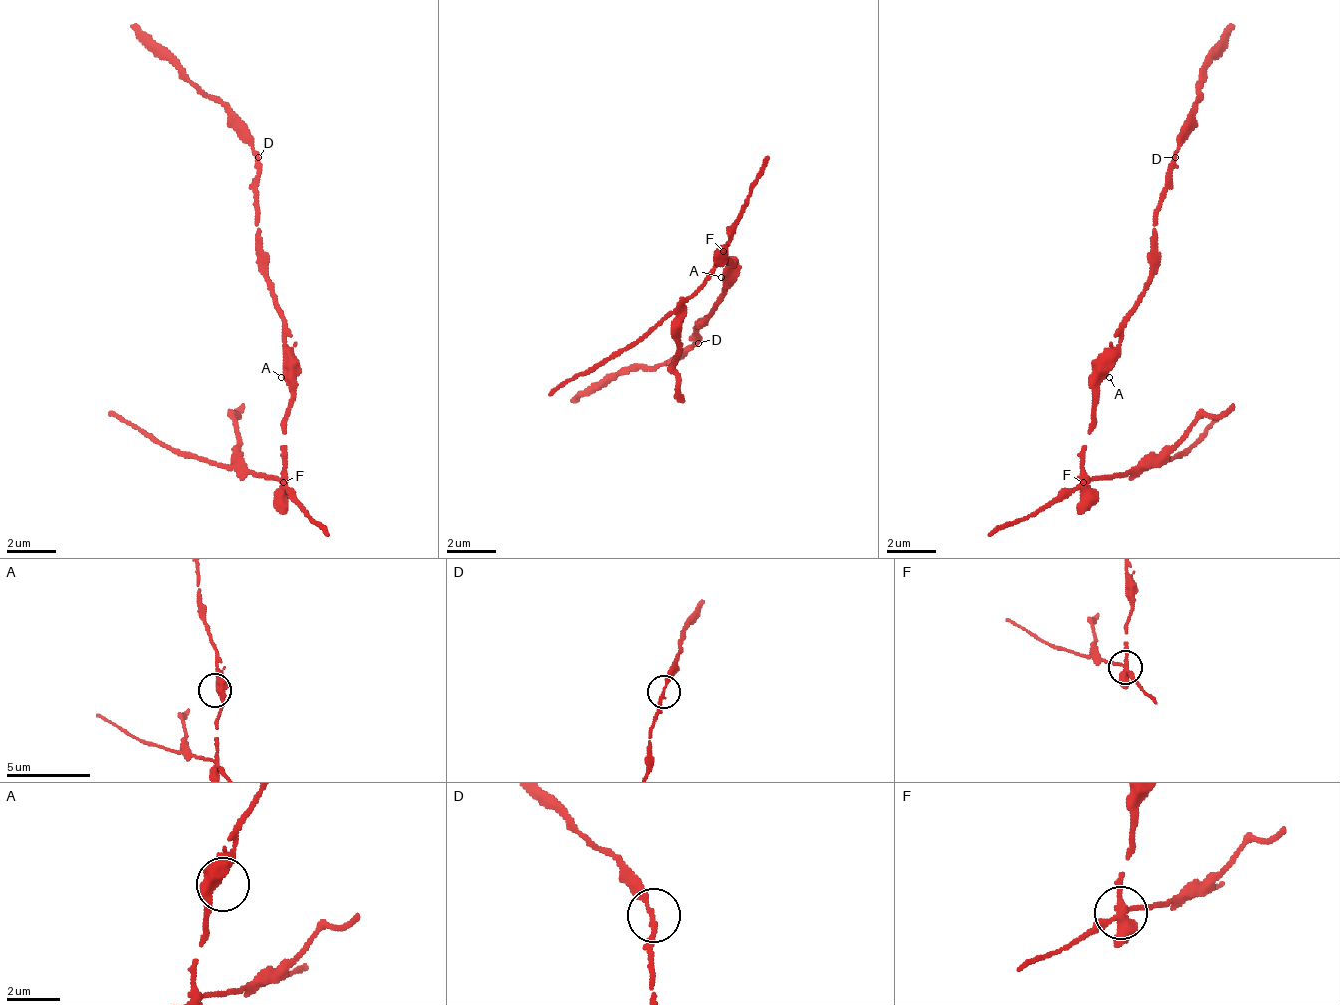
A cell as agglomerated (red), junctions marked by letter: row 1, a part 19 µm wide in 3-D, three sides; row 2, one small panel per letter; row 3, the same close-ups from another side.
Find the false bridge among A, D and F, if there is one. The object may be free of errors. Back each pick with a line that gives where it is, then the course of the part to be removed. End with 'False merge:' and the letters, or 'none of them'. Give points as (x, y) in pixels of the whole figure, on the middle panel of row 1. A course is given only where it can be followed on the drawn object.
F: place (723, 251); course (721, 252), (660, 320), (550, 393)
False merge: F

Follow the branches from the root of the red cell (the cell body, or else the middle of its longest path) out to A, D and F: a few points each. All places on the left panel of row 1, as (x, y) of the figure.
A: (281, 334), (281, 377)
D: (281, 334), (281, 309), (263, 272), (263, 229), (257, 223), (257, 156)
F: (281, 334), (281, 377), (294, 389), (294, 407), (287, 413), (287, 426), (281, 432), (281, 481)

